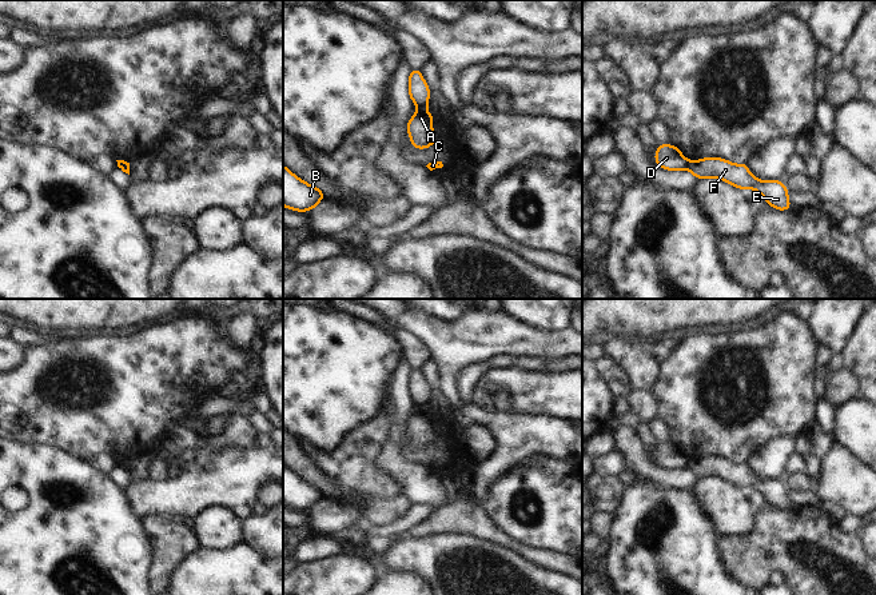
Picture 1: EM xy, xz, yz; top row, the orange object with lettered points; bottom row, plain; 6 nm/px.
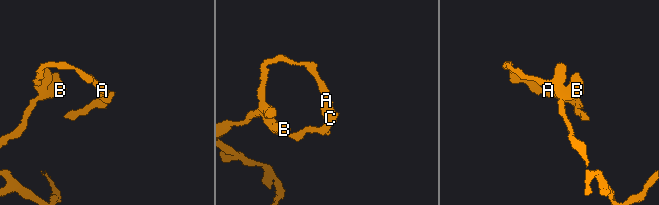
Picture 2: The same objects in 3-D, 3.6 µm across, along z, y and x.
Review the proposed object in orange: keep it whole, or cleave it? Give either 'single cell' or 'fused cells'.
fused cells

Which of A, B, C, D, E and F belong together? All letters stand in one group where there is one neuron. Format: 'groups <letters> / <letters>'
groups A C E F / B D

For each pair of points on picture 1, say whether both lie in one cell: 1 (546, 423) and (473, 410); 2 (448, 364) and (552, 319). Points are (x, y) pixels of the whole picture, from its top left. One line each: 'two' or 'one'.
1: one
2: two

